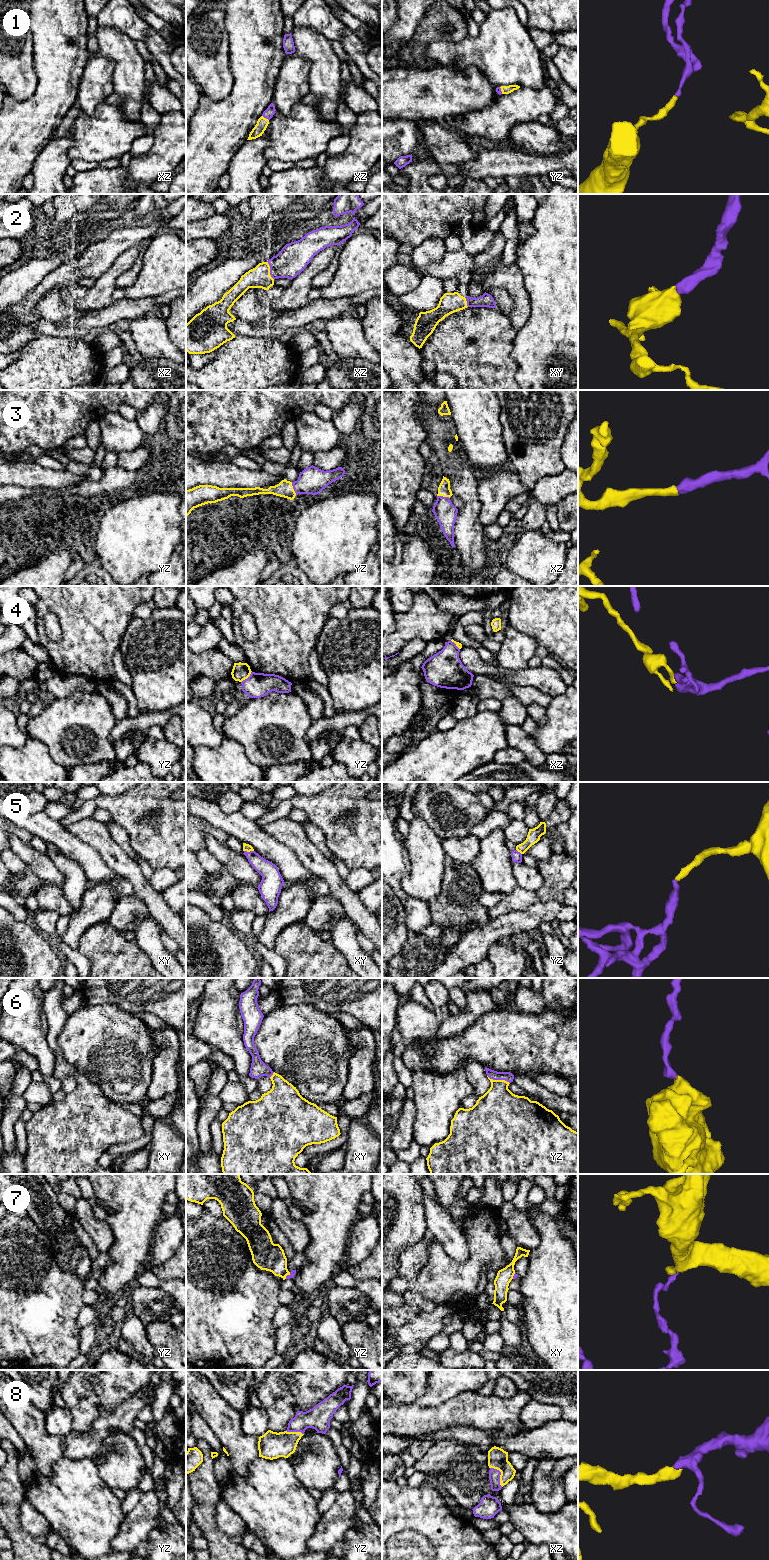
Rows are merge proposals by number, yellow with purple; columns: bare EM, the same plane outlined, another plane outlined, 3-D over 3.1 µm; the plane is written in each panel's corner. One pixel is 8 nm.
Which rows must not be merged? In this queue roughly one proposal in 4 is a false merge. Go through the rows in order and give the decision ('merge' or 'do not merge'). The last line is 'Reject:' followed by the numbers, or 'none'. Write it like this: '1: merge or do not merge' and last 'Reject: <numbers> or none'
1: merge
2: merge
3: merge
4: do not merge
5: merge
6: merge
7: do not merge
8: merge
Reject: 4, 7

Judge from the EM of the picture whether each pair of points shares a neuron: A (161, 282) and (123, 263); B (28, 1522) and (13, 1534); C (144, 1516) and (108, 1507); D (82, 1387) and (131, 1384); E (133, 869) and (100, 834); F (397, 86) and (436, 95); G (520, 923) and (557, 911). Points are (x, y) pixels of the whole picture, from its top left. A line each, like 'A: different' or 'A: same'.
A: different
B: different
C: different
D: same
E: same
F: same
G: same

